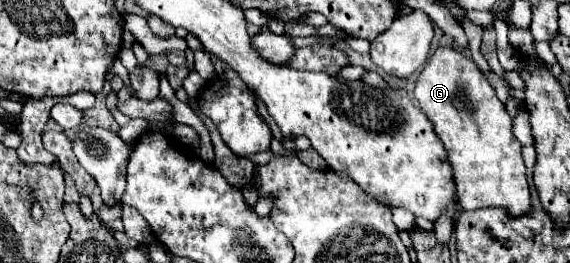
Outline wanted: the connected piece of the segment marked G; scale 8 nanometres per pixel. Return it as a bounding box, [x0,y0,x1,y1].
[414,47,532,217]

